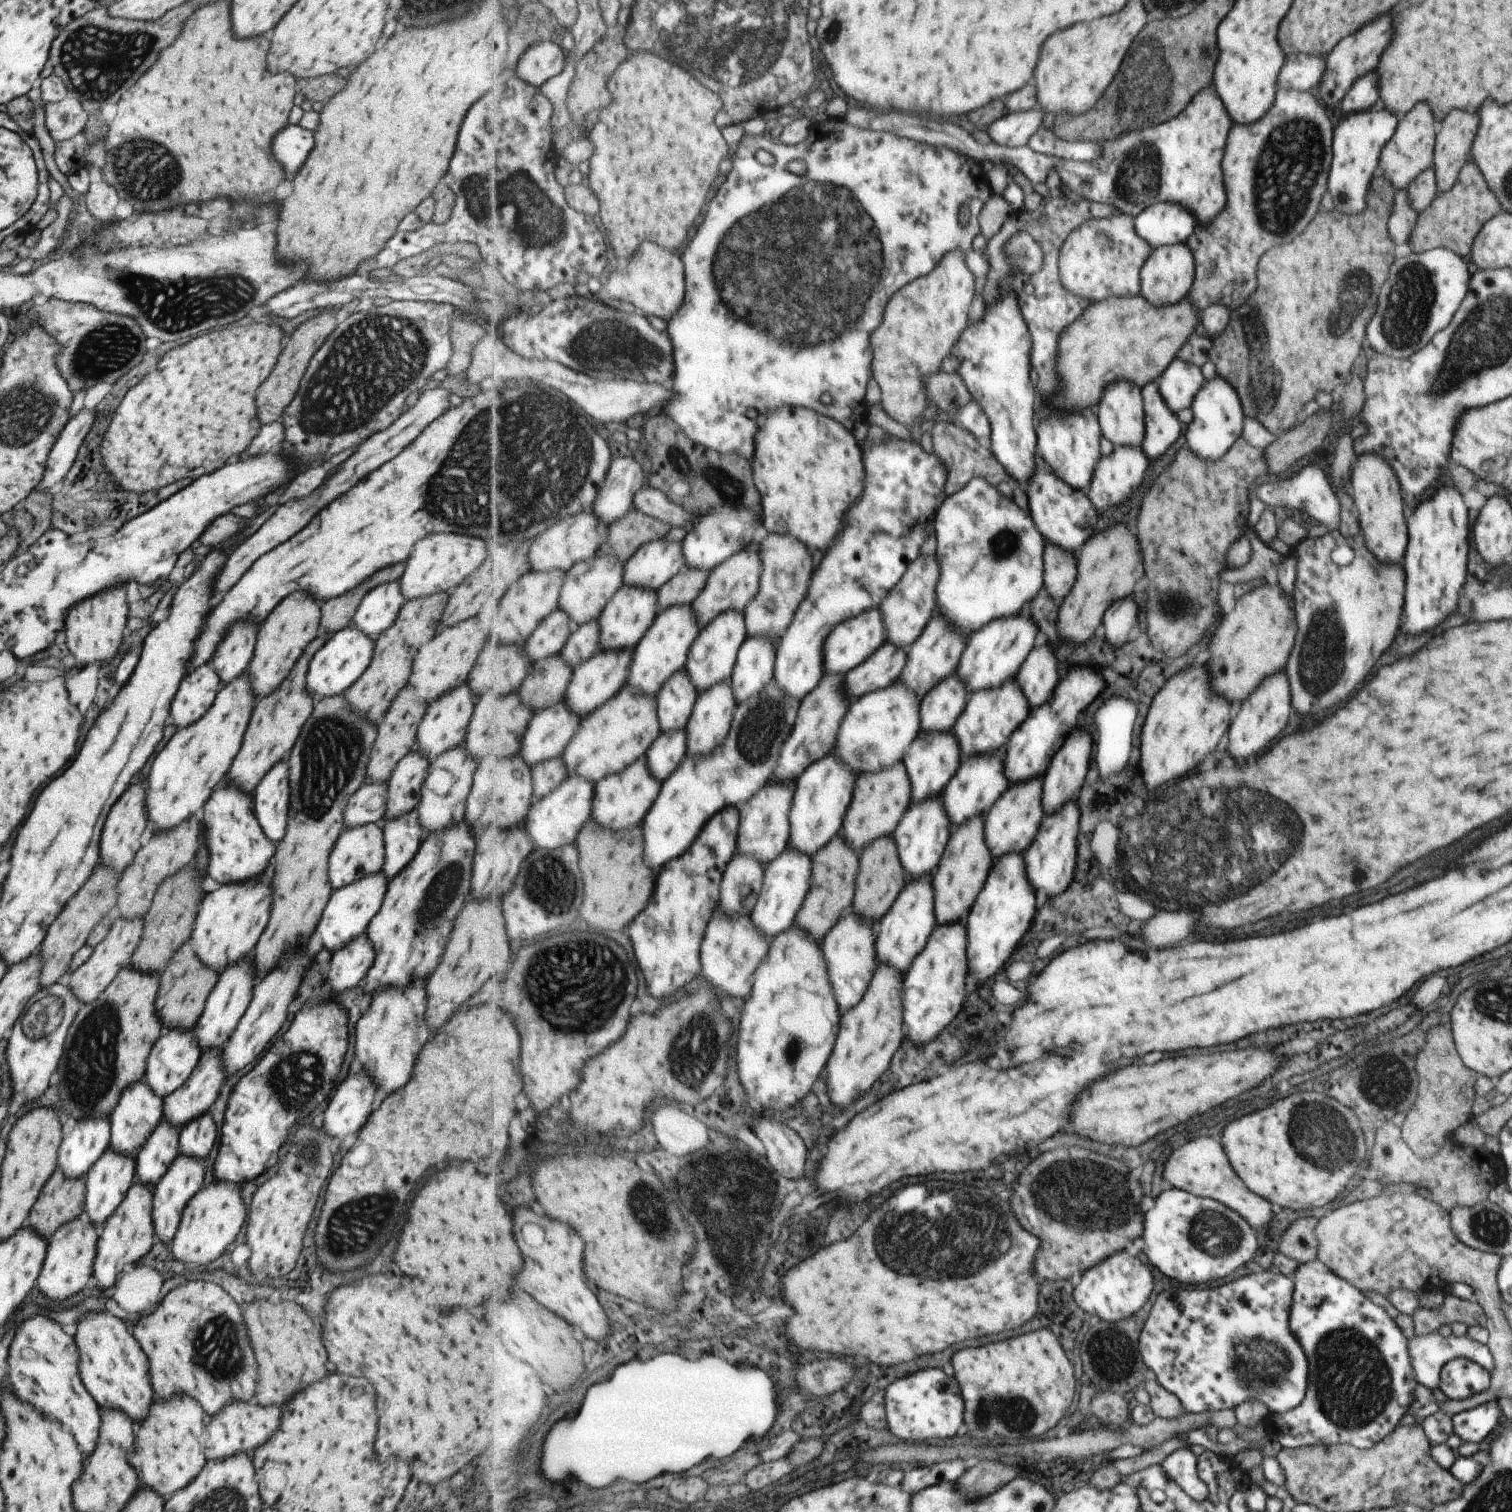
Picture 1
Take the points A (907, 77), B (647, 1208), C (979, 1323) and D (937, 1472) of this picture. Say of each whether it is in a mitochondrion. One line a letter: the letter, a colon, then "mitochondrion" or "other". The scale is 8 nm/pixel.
A: other
B: mitochondrion
C: other
D: other

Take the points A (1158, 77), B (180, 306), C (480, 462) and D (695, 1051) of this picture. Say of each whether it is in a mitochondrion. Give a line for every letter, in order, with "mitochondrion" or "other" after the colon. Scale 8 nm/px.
A: mitochondrion
B: mitochondrion
C: mitochondrion
D: mitochondrion

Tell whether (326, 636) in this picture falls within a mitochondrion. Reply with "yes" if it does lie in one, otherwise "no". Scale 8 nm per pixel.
no

